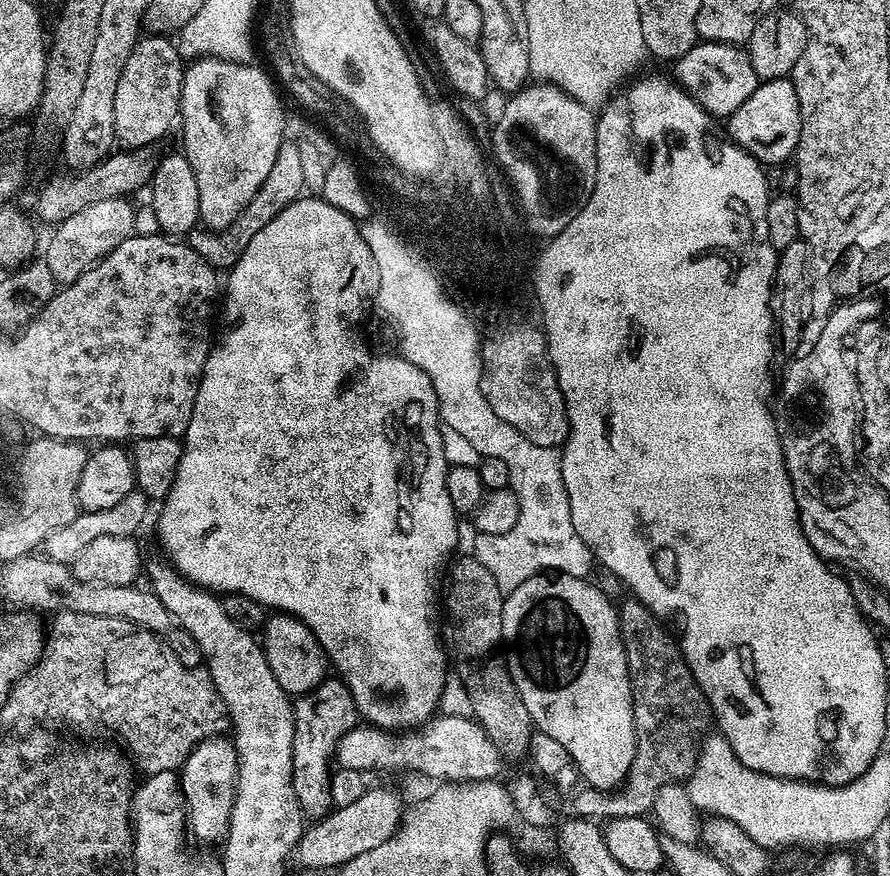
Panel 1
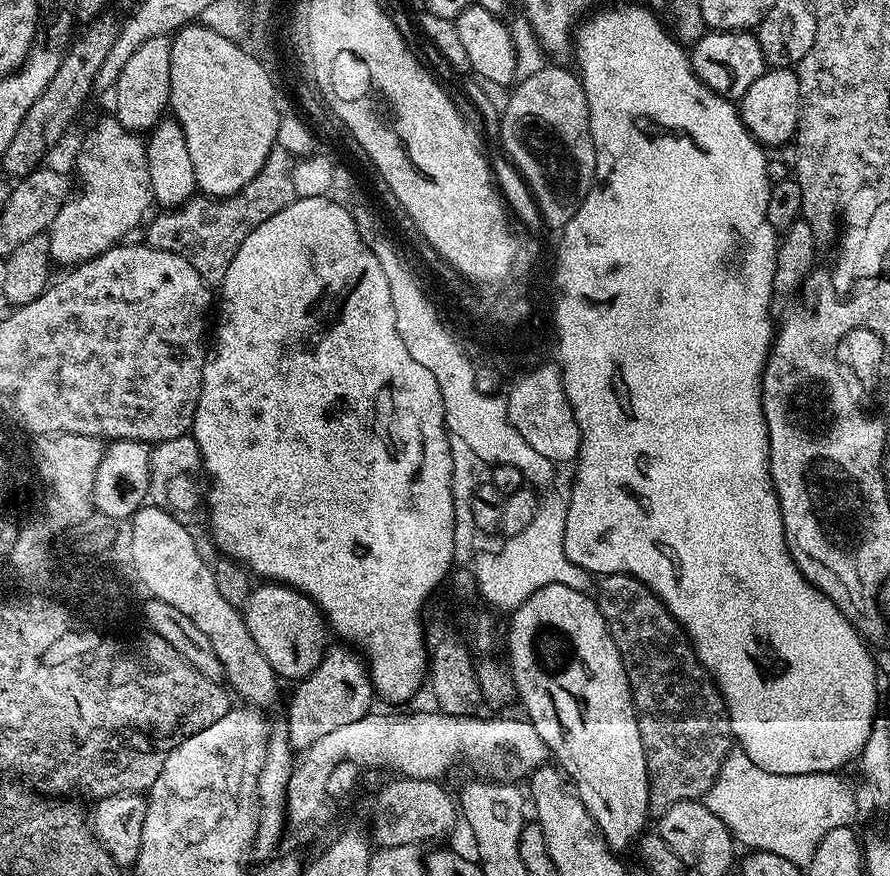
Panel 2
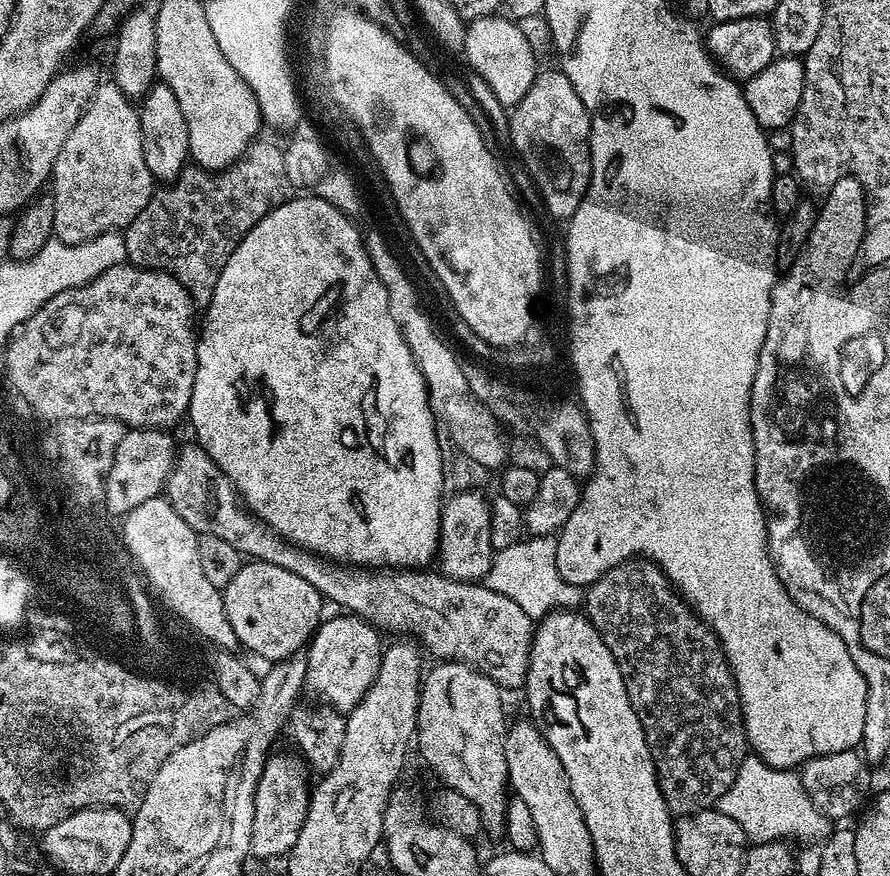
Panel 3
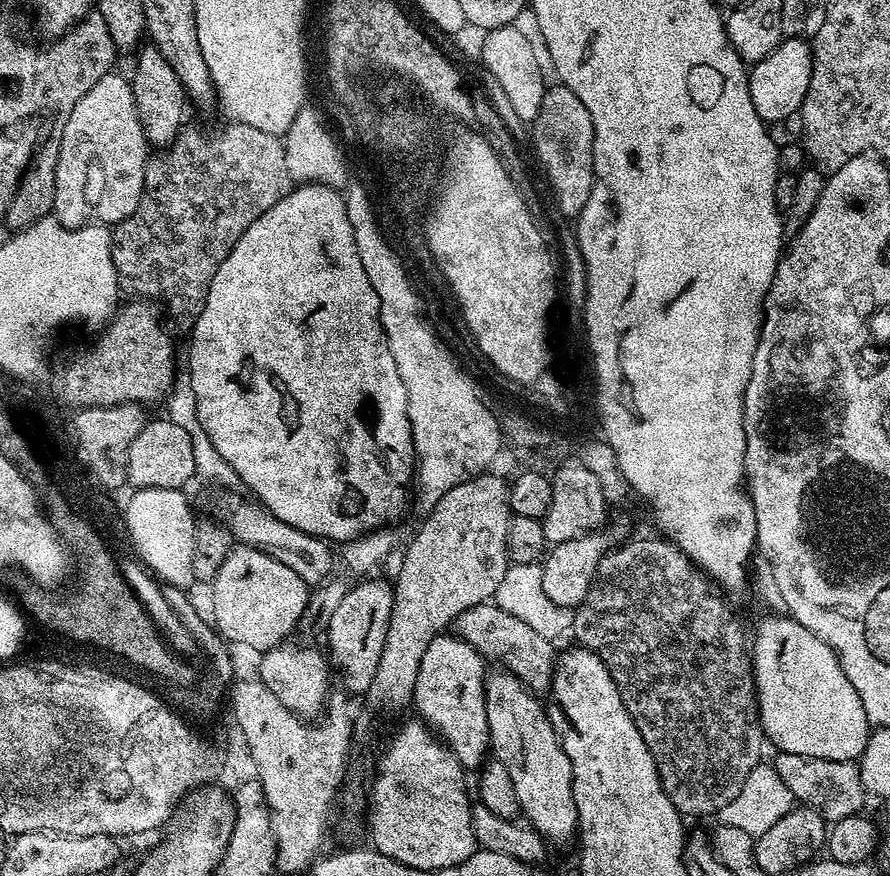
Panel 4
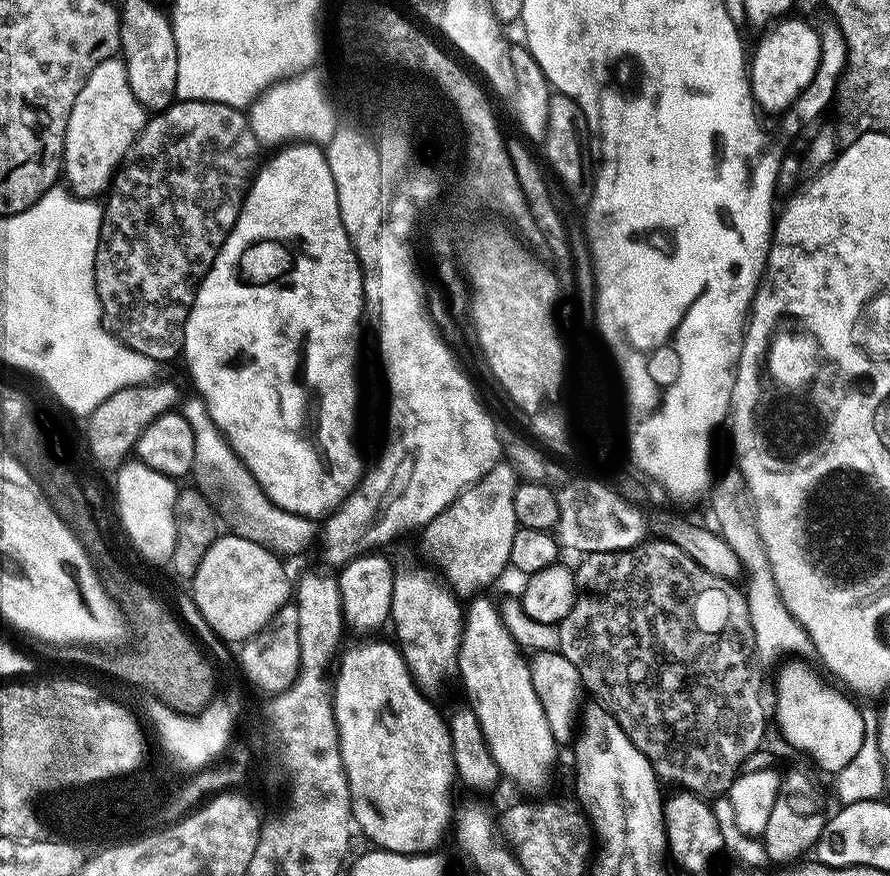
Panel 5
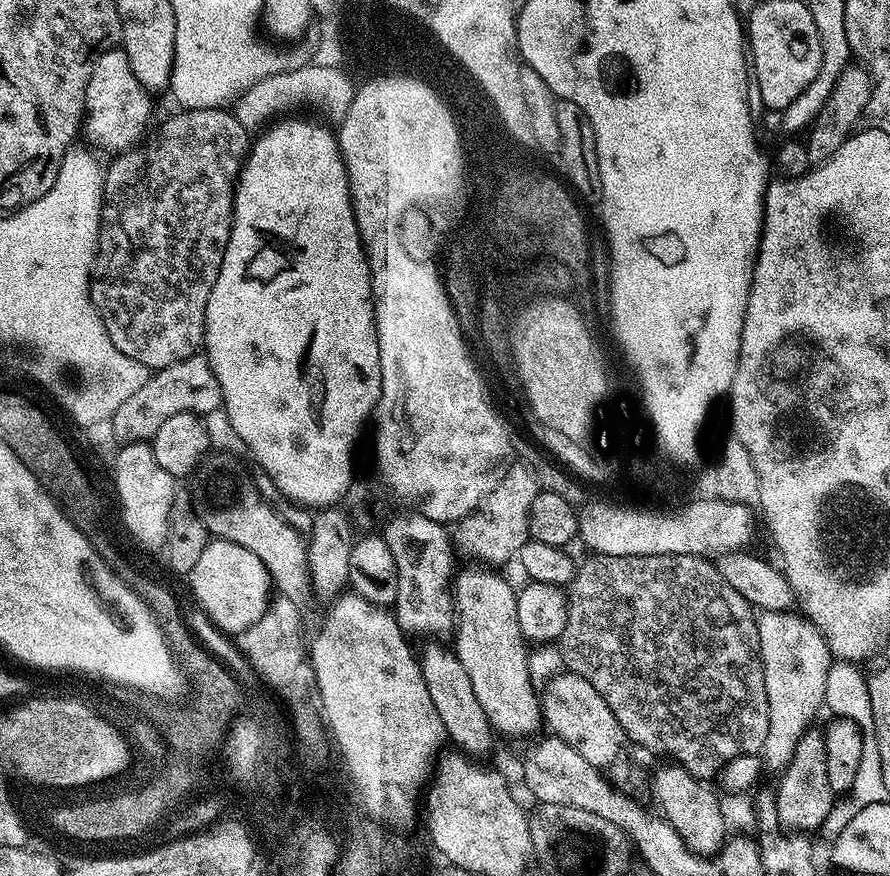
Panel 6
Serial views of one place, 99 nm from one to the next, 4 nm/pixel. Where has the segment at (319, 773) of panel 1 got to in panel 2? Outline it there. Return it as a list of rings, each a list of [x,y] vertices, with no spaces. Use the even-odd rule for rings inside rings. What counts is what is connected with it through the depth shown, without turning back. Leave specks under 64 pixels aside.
[[[340,648],[334,649],[333,652],[332,649],[325,651],[322,662],[318,662],[315,670],[293,687],[296,689],[293,690],[292,697],[288,700],[288,721],[286,721],[288,743],[292,745],[293,749],[303,750],[308,748],[311,743],[325,737],[330,730],[355,722],[373,711],[374,689],[363,659],[355,651]]]

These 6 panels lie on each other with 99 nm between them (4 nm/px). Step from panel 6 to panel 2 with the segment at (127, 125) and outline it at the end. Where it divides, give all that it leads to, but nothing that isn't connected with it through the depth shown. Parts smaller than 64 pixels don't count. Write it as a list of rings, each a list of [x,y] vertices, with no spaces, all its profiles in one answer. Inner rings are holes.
[[[108,118],[108,120],[100,120],[92,128],[92,133],[85,138],[80,144],[80,153],[76,156],[76,168],[80,171],[80,192],[73,191],[67,201],[62,206],[62,210],[58,210],[58,218],[54,218],[51,228],[47,231],[47,236],[50,238],[50,254],[53,261],[57,265],[68,264],[64,266],[75,266],[77,264],[85,264],[86,261],[92,260],[98,254],[102,254],[106,250],[116,247],[121,243],[136,227],[141,224],[142,221],[149,215],[148,204],[153,203],[152,187],[150,186],[150,170],[148,169],[148,163],[146,162],[146,150],[144,149],[145,141],[141,139],[135,132],[128,132],[124,126],[118,123],[115,118]]]

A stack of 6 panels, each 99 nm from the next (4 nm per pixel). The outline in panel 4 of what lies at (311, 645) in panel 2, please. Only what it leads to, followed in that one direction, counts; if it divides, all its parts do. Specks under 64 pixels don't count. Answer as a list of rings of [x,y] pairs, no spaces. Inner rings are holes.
[[[233,547],[231,554],[218,566],[218,574],[211,580],[212,616],[211,623],[229,645],[241,644],[244,648],[253,648],[256,654],[285,643],[297,631],[297,624],[306,608],[309,585],[305,584],[290,566],[282,566],[274,558],[262,554],[257,548]]]

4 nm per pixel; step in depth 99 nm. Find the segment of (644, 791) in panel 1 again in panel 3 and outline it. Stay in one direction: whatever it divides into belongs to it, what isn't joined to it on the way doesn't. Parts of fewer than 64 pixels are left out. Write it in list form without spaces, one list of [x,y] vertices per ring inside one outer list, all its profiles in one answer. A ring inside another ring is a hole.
[[[633,558],[622,562],[608,572],[604,572],[602,578],[598,578],[594,583],[587,585],[582,608],[589,622],[598,630],[602,642],[606,642],[610,654],[614,654],[614,662],[618,662],[618,670],[622,674],[622,682],[626,686],[626,694],[630,698],[630,706],[634,706],[634,710],[638,714],[638,722],[644,731],[644,737],[656,767],[658,786],[662,790],[668,811],[672,813],[673,817],[679,818],[701,812],[707,808],[716,808],[722,794],[726,794],[726,790],[730,790],[730,786],[734,786],[734,778],[738,778],[738,766],[744,761],[745,756],[749,755],[750,745],[748,735],[744,729],[744,715],[740,709],[740,695],[736,689],[728,660],[724,657],[720,640],[714,634],[712,627],[698,613],[692,611],[691,604],[680,595],[677,589],[673,588],[666,573],[654,561],[643,558]]]

